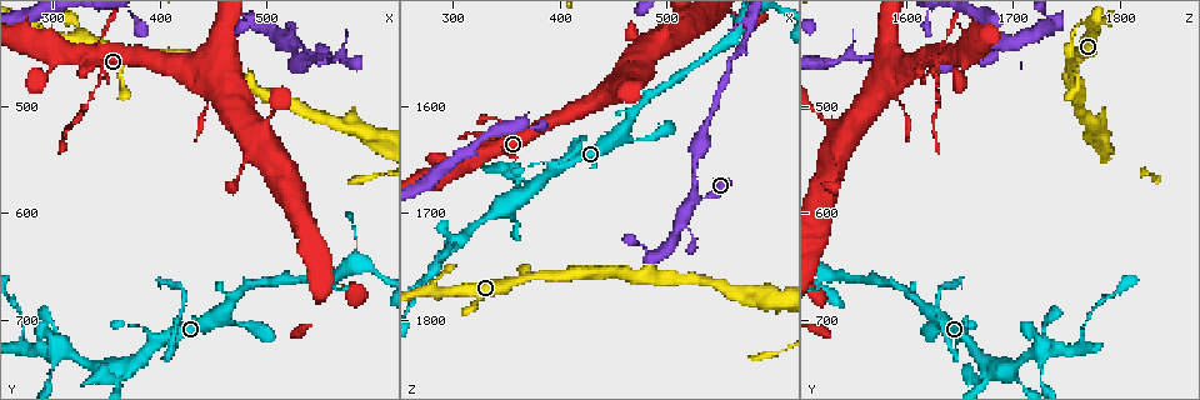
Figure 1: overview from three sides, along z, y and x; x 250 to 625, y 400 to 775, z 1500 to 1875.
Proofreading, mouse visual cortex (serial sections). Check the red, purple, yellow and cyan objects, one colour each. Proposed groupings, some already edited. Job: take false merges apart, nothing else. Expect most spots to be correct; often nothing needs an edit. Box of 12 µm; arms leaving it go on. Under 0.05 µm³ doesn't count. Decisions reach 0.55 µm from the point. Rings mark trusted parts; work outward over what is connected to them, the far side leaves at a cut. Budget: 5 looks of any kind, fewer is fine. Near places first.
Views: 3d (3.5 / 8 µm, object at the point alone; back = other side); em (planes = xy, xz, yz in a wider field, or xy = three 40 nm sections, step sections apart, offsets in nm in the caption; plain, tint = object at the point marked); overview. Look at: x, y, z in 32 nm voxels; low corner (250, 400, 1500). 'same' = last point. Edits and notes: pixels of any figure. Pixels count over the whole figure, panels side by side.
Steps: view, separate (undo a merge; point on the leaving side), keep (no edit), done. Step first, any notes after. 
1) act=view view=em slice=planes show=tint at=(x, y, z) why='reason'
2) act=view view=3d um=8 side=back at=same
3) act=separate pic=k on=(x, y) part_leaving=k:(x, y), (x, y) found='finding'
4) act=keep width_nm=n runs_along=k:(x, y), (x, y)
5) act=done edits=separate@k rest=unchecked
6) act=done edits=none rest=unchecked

act=view view=3d um=3.5 at=(520, 440, 1698) why='three arms meet'

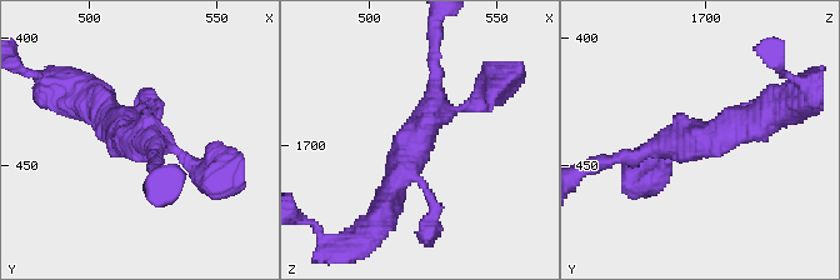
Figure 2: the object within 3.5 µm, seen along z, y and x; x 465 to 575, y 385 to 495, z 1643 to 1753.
act=view view=em slice=xy step=1 show=tint at=(518, 439, 1699) why='need the tissue'

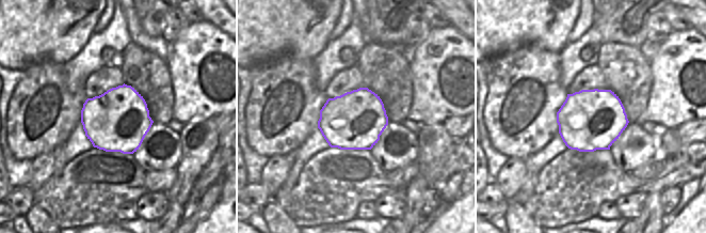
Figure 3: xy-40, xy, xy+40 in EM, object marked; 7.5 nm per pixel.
act=keep width_nm=440 runs_along=2:(471, 105), (421, 124), (383, 208) found='one cell here'

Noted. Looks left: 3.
act=view view=3d um=3.5 at=(276, 728, 1758) why='side arm on a straight run'

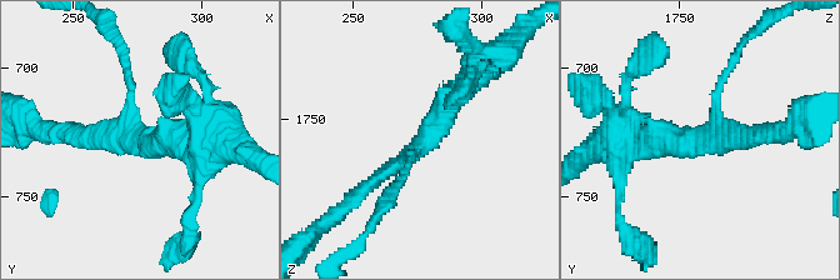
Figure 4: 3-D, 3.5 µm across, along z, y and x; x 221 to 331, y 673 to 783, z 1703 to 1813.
act=view view=em slice=xy step=5 show=plain at=(276, 729, 1759)

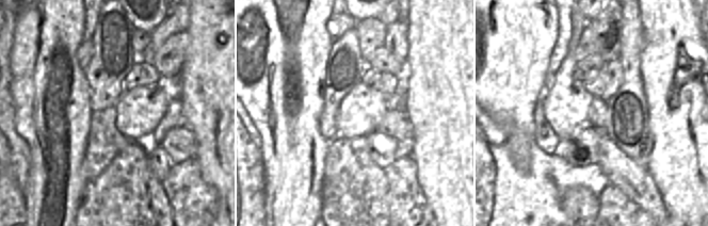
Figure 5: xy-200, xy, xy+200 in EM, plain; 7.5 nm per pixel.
act=view view=em slice=xy step=5 show=tint at=same

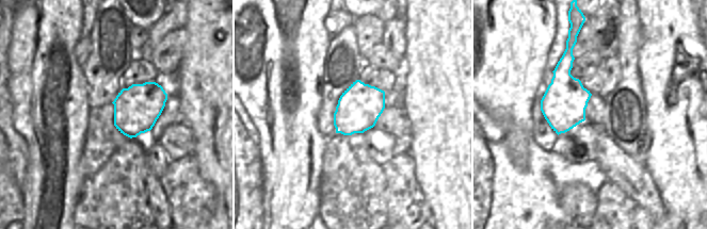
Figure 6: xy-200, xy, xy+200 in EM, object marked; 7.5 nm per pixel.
act=keep arms=3 runs_along=4:(639, 143), (703, 139), (731, 63) found='all the same cell'

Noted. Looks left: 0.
act=done edits=none rest=unchecked

